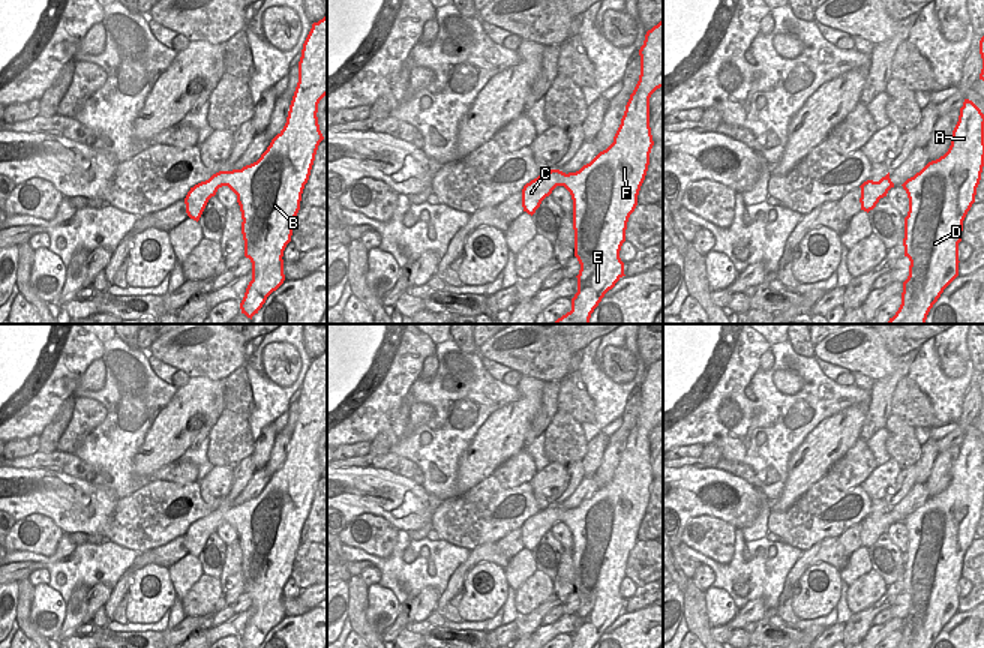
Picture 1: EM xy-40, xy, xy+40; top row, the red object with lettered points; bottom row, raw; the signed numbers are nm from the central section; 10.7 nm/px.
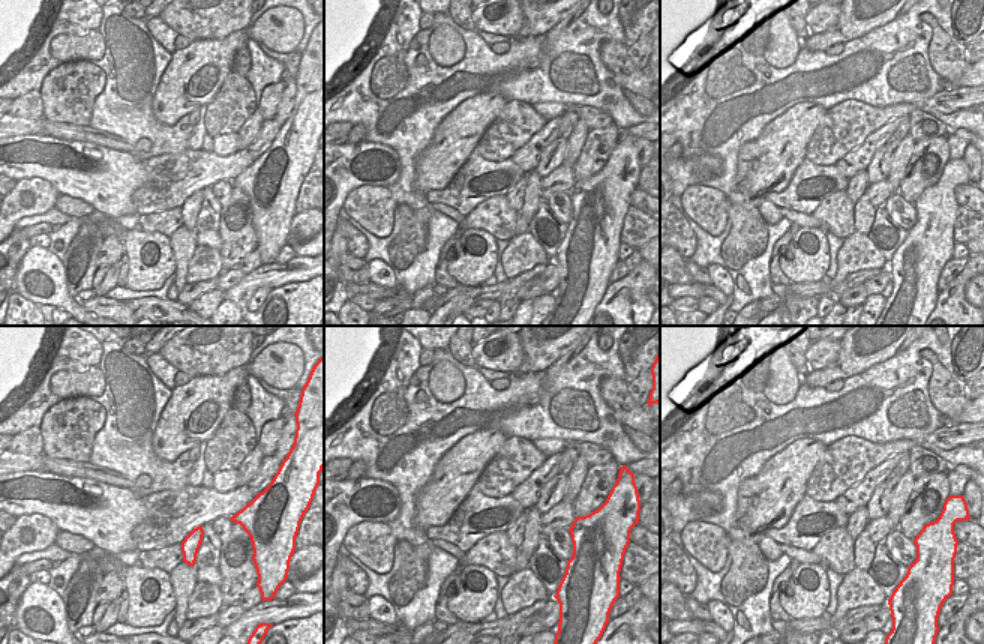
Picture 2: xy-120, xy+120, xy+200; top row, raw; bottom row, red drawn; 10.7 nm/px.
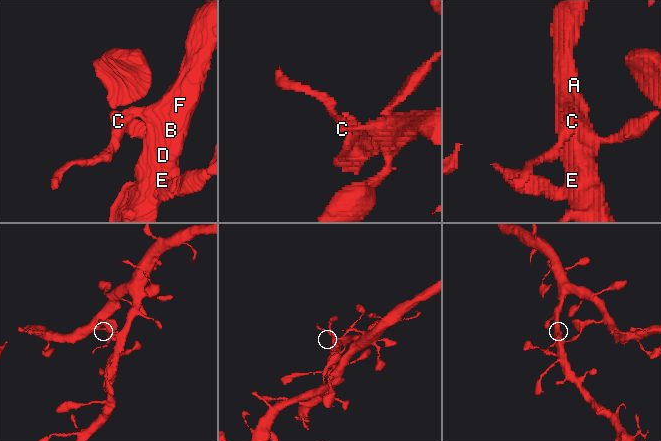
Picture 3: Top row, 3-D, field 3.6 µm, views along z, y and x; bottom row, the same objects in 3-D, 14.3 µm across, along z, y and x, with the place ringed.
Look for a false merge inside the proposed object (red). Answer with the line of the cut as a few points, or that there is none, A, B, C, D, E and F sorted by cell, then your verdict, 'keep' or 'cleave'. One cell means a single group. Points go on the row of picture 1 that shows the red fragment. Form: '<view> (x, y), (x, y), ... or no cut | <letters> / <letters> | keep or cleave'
xy-40 (231, 171), (224, 185) | A B D E F / C | cleave

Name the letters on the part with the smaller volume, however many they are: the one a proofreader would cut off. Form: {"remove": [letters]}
{"remove": ["C"]}

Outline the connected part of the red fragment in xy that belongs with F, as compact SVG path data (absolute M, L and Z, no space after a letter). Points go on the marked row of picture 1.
M663 20L646 32L639 50L640 75L626 105L614 142L576 172L564 174L564 186L573 200L574 256L580 264L578 292L572 298L572 310L552 324L590 324L591 314L604 294L626 276L620 250L626 242L630 214L638 206L638 195L645 180L650 153L654 146L650 128L650 98L663 87Z

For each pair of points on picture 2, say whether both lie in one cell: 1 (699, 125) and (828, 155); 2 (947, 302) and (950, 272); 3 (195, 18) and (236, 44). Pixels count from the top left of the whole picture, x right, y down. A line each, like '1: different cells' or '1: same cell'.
1: different cells
2: different cells
3: different cells

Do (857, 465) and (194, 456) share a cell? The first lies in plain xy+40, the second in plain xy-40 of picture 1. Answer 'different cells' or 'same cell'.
different cells

